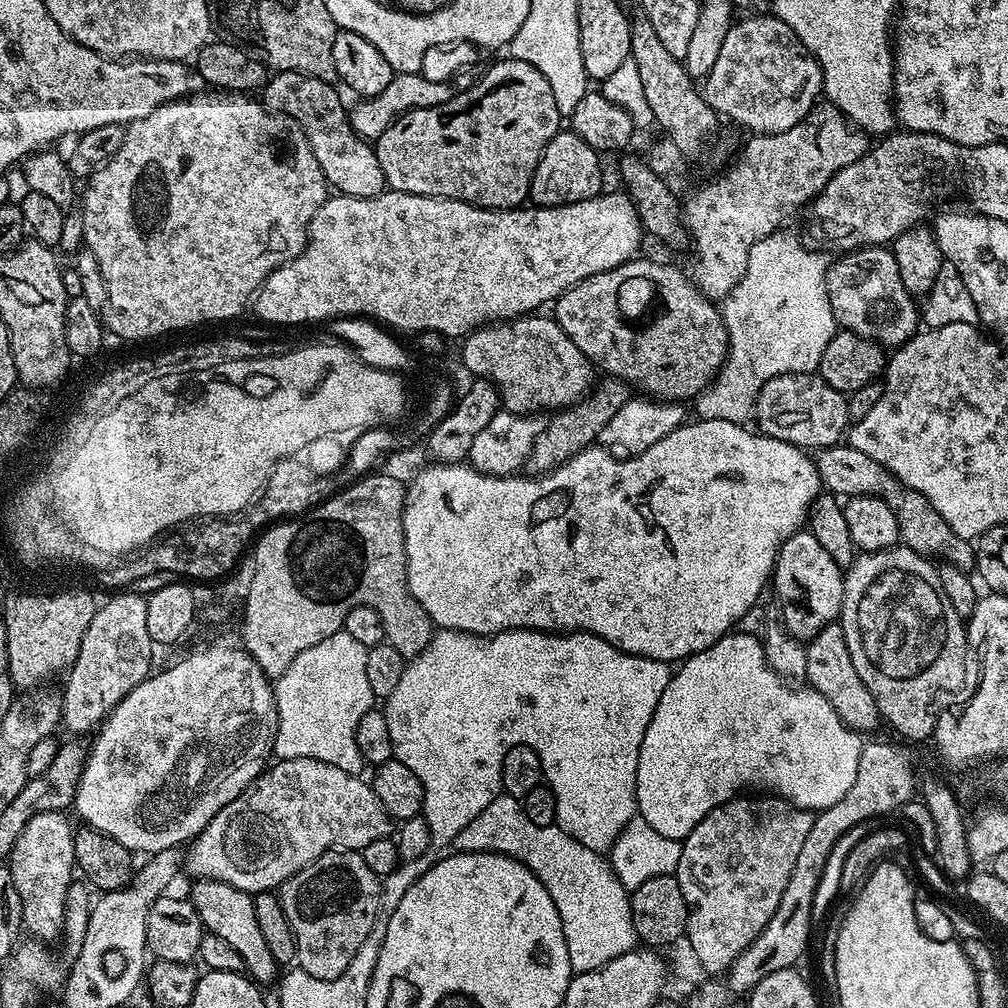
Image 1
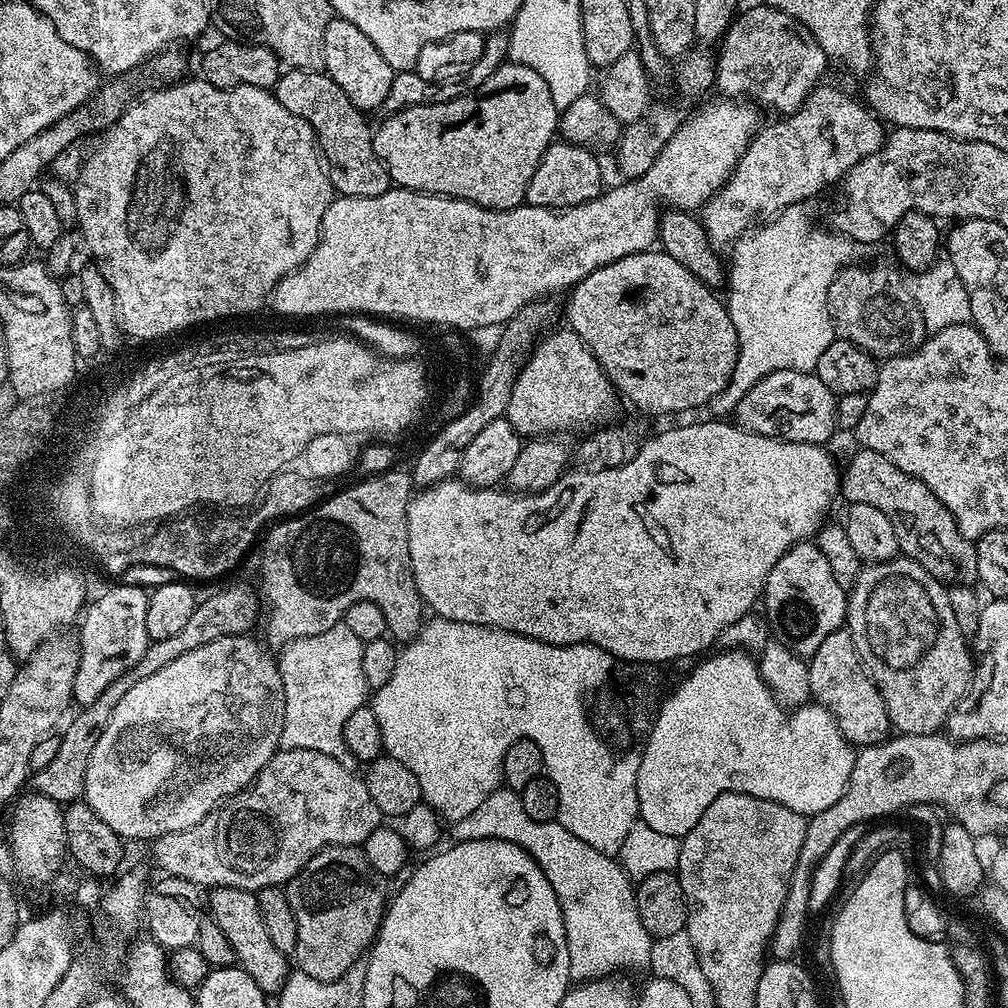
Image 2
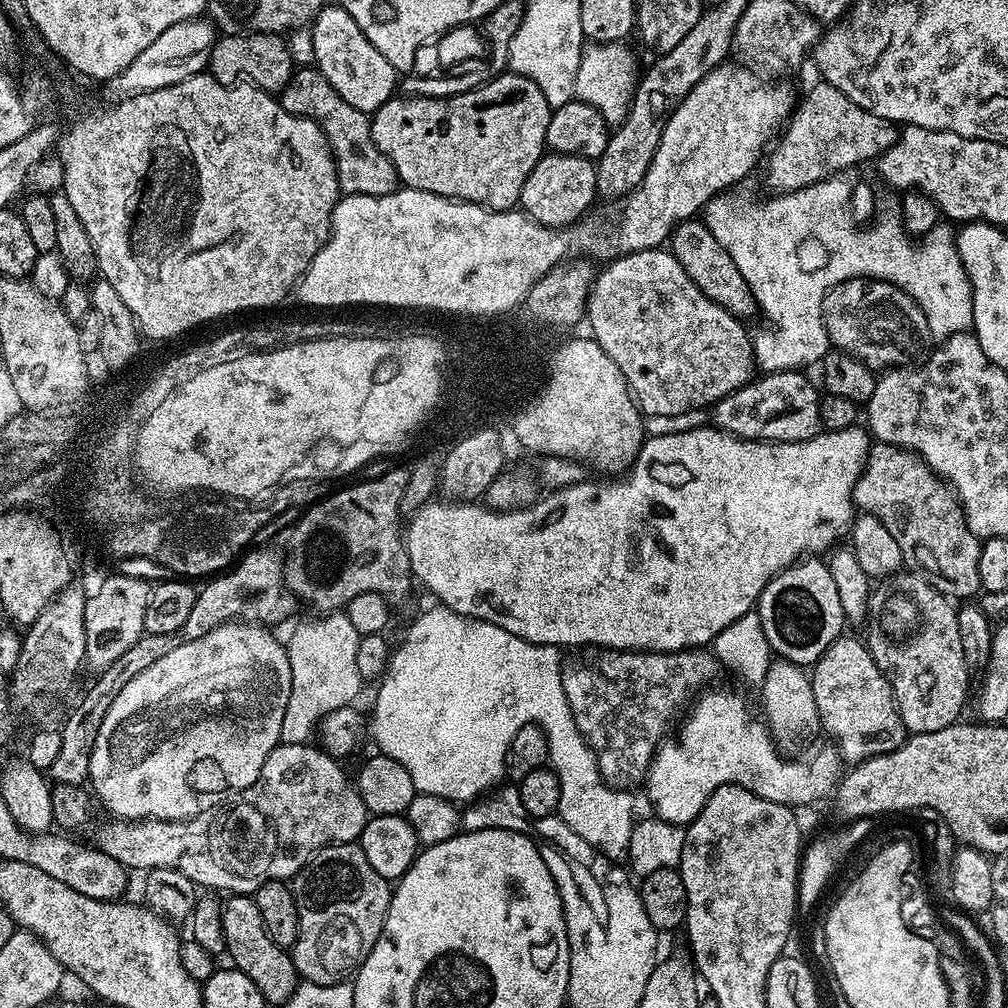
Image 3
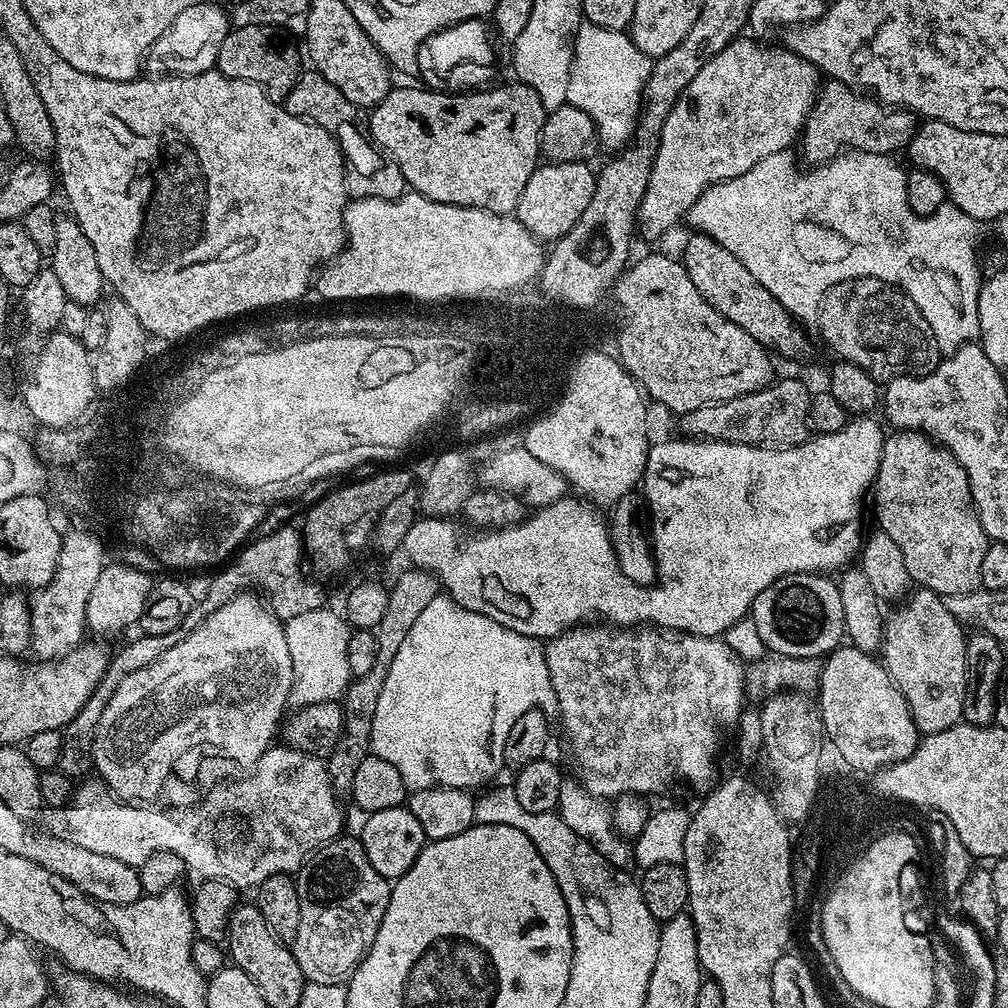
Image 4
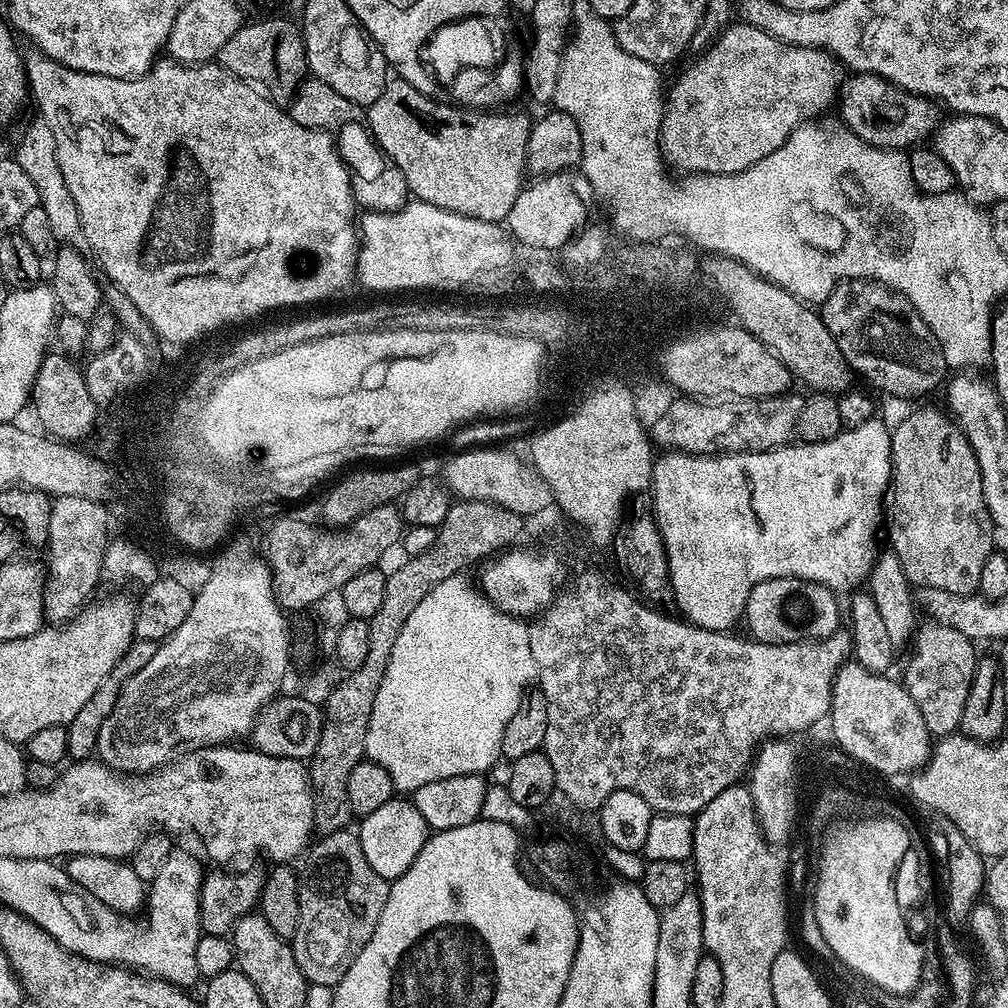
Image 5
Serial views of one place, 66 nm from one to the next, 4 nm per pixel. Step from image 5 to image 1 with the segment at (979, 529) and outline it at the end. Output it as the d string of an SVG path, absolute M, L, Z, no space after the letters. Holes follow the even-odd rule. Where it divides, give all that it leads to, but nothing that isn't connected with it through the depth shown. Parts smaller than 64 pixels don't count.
M833 446L822 448L815 453L816 469L820 475L821 485L837 498L854 496L880 496L894 510L900 527L900 540L907 547L919 552L921 556L935 558L937 561L953 564L955 568L971 569L976 563L973 545L962 539L950 526L946 526L946 518L930 506L930 502L922 494L904 487L874 458L866 458L862 450L854 450L851 446Z

